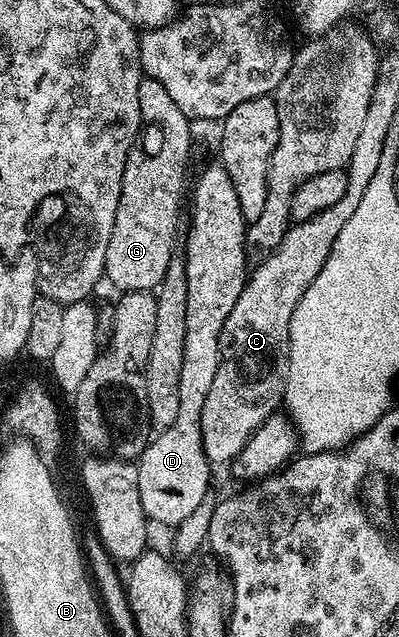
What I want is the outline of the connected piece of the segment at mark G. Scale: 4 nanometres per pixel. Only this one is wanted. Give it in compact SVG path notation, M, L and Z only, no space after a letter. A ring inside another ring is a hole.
M152 79L139 83L141 131L123 167L123 183L115 223L111 227L111 243L107 243L104 276L117 291L143 293L156 290L175 255L177 216L181 213L181 192L186 192L185 163L189 159L190 118L179 111L179 103L171 99L167 87Z

